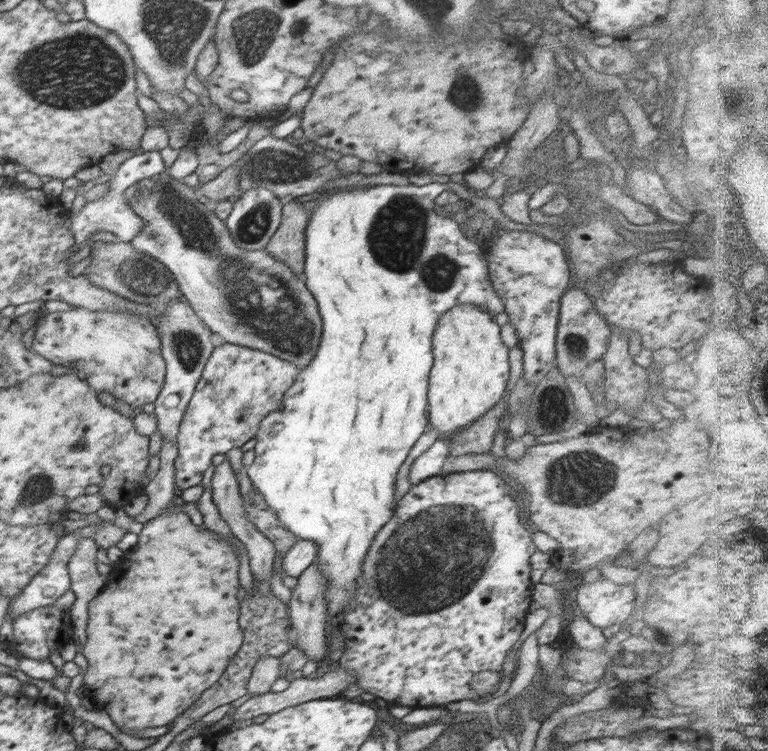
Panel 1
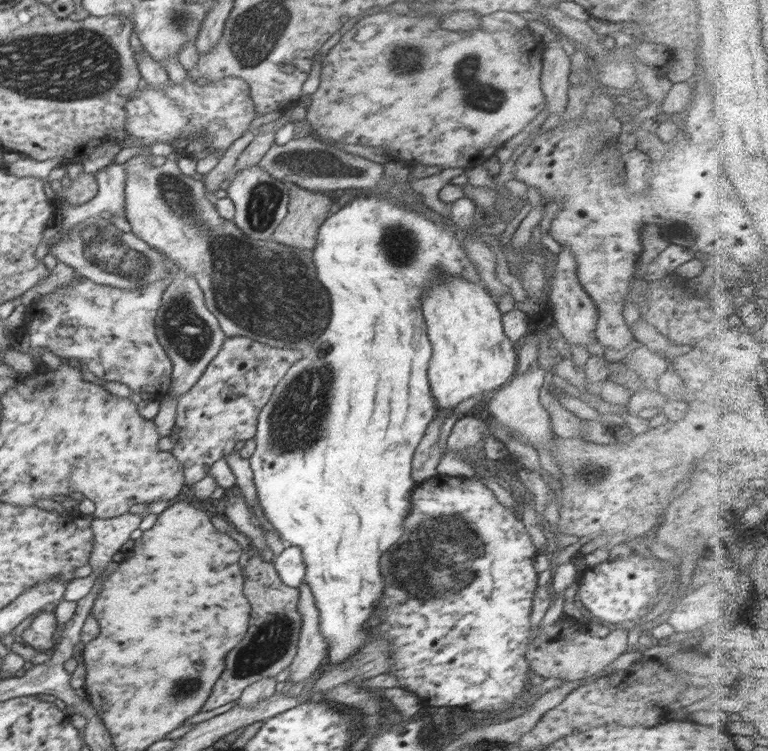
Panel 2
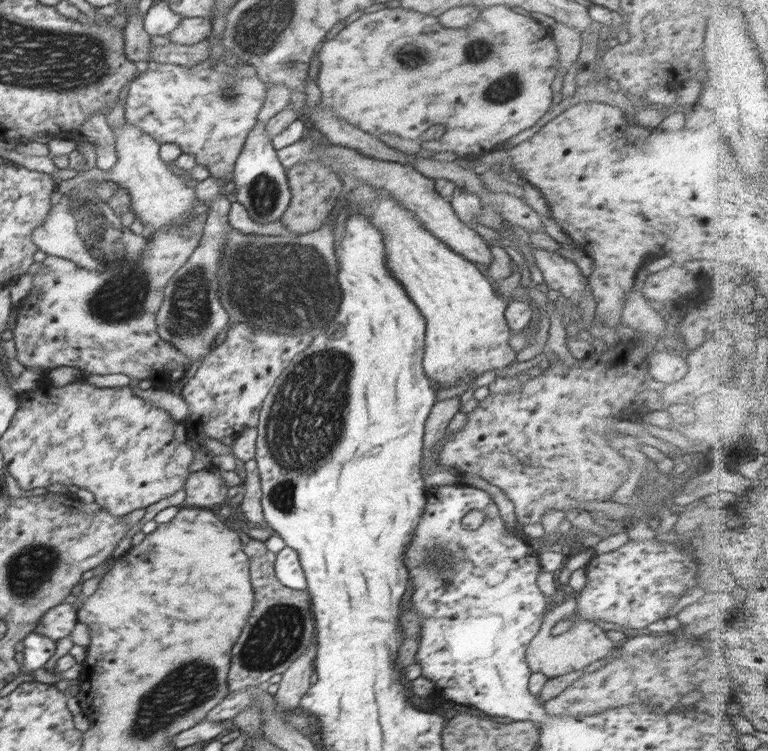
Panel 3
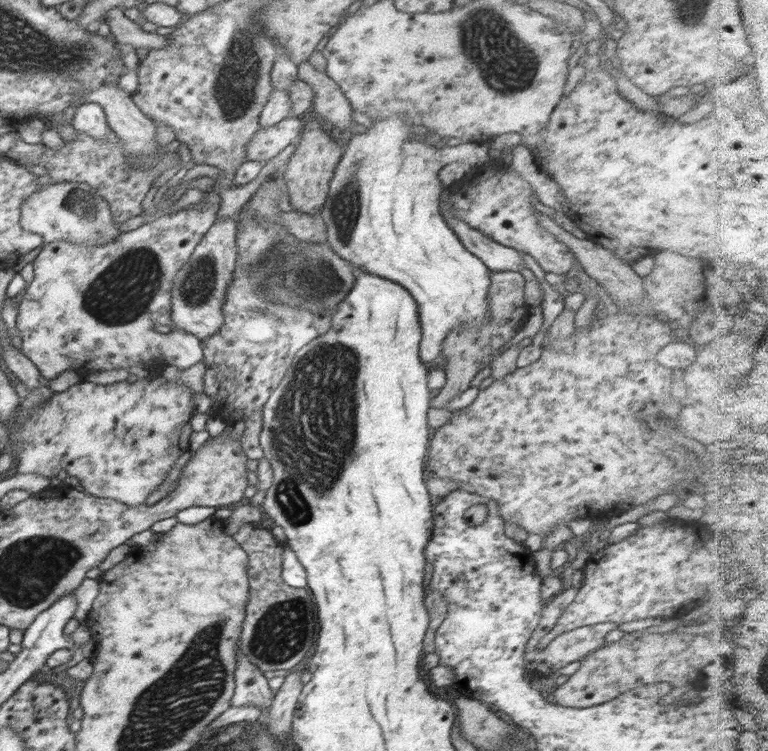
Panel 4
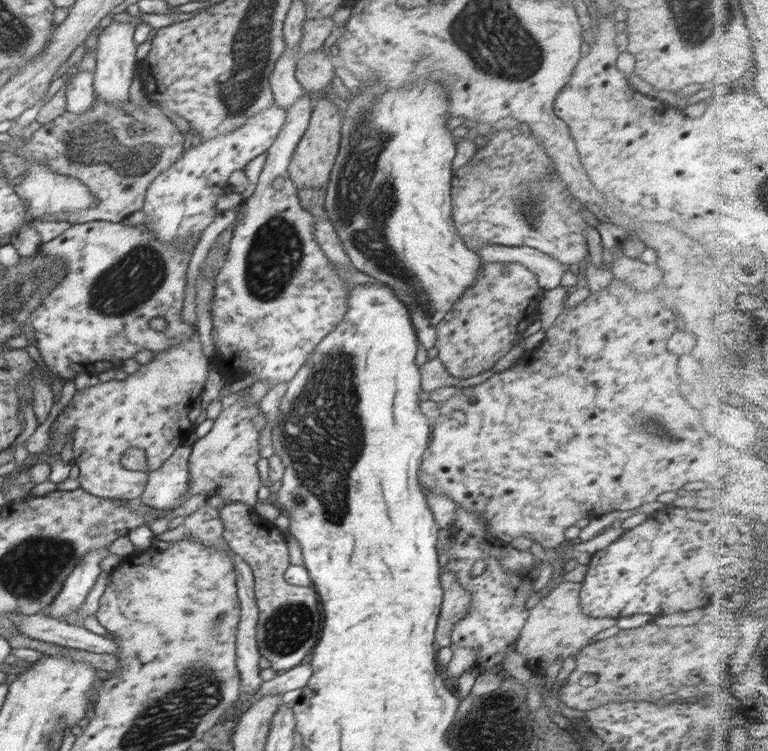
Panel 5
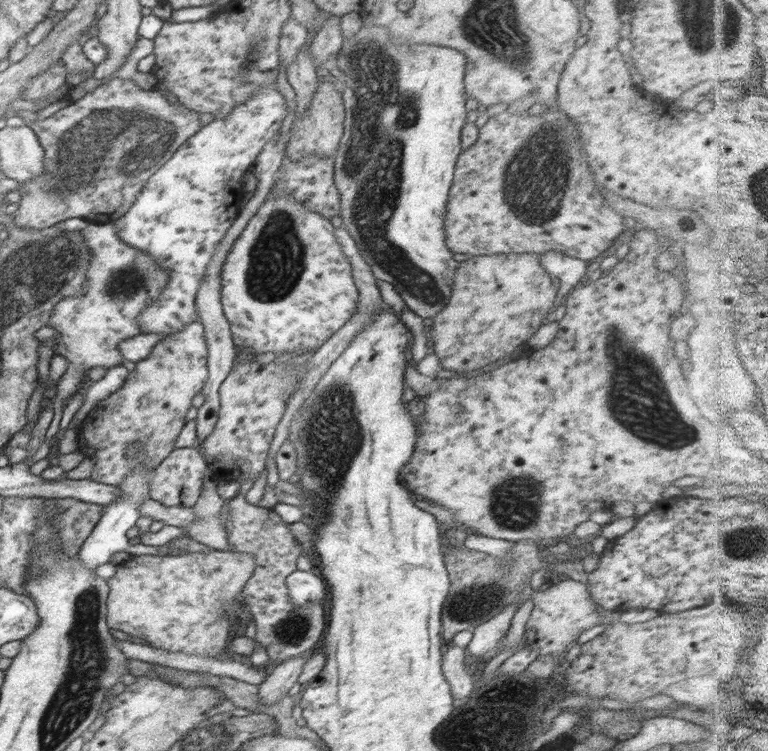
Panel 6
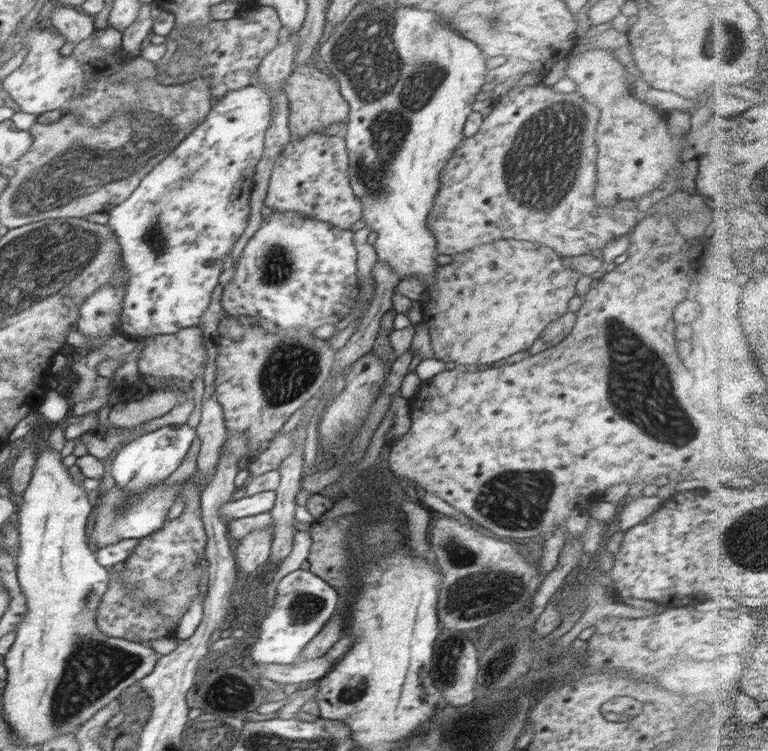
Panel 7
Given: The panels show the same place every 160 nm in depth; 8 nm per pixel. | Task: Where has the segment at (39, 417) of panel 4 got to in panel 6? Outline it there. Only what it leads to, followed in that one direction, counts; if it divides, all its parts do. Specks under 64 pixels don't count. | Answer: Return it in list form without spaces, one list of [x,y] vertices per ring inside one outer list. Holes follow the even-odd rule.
[[[196,321],[194,323],[187,324],[184,330],[178,333],[169,334],[166,339],[160,341],[158,345],[152,348],[152,351],[150,351],[148,358],[136,363],[136,368],[134,368],[133,373],[128,374],[128,380],[124,382],[124,384],[120,387],[120,390],[116,390],[116,392],[111,395],[109,400],[103,399],[102,401],[99,401],[95,406],[95,409],[80,424],[80,426],[77,428],[79,431],[78,438],[80,440],[81,447],[85,447],[85,449],[81,449],[81,452],[85,456],[91,456],[94,453],[98,453],[100,458],[100,461],[96,464],[96,468],[94,468],[94,472],[92,472],[92,476],[90,476],[89,478],[90,481],[114,485],[118,487],[120,483],[122,483],[122,481],[124,481],[124,479],[128,477],[130,470],[132,471],[132,468],[134,469],[134,466],[136,466],[136,464],[140,464],[140,462],[142,463],[142,460],[144,460],[144,465],[146,465],[146,467],[154,469],[158,467],[162,463],[162,460],[164,460],[173,451],[173,449],[175,448],[177,436],[181,433],[181,430],[187,423],[186,419],[184,418],[186,418],[188,409],[192,407],[192,398],[194,398],[194,396],[202,391],[204,383],[206,383],[207,380],[208,345],[206,345],[206,340],[204,339],[204,332],[205,331],[203,324],[199,321]],[[136,441],[142,442],[142,444],[144,444],[144,450],[142,450],[142,452],[138,454],[138,460],[140,460],[140,462],[122,462],[122,452],[118,450],[119,446],[124,446],[124,444],[130,444],[130,442]]]

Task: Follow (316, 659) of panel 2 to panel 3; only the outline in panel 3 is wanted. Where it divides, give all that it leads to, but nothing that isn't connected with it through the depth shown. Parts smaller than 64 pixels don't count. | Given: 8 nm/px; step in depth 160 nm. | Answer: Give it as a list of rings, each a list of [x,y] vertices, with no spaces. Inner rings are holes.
[[[317,642],[309,647],[281,675],[278,691],[274,695],[278,704],[284,707],[286,714],[299,706],[302,697],[311,687],[310,676],[314,674],[314,663],[317,655]]]

